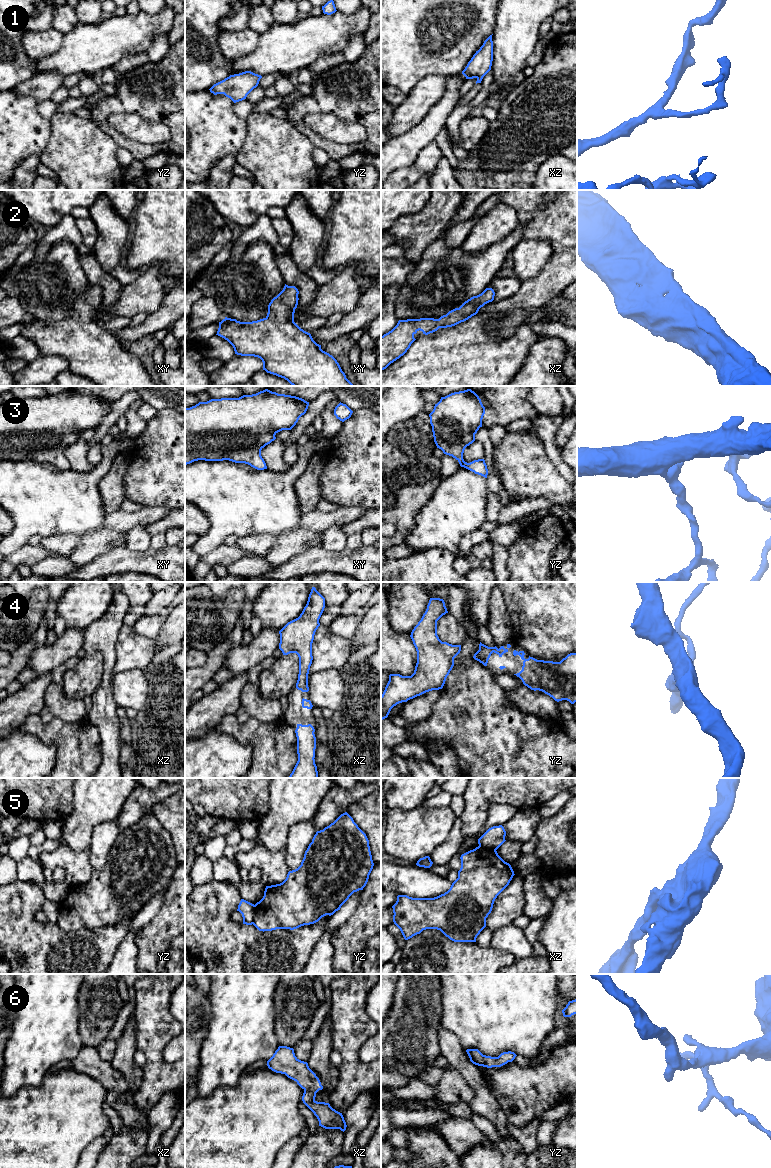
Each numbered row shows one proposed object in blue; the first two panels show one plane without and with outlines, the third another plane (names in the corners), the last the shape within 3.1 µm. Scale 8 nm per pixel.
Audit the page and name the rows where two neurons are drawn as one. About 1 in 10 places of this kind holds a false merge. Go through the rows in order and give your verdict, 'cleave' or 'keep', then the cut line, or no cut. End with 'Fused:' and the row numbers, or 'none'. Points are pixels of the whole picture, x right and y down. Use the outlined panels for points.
1: keep; cut none
2: keep; cut none
3: keep; cut none
4: keep; cut none
5: cleave; cut yz (254, 905), (254, 921), (252, 923)
6: keep; cut none
Fused: 5

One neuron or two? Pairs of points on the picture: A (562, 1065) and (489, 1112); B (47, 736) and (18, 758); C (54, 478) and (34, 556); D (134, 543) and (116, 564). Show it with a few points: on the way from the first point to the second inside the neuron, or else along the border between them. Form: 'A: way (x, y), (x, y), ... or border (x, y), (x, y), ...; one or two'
A: border (492, 1091), (507, 1122); two
B: border (19, 729), (52, 744), (56, 757); two
C: border (27, 542), (10, 554); two
D: border (126, 545), (133, 550), (146, 550); two

